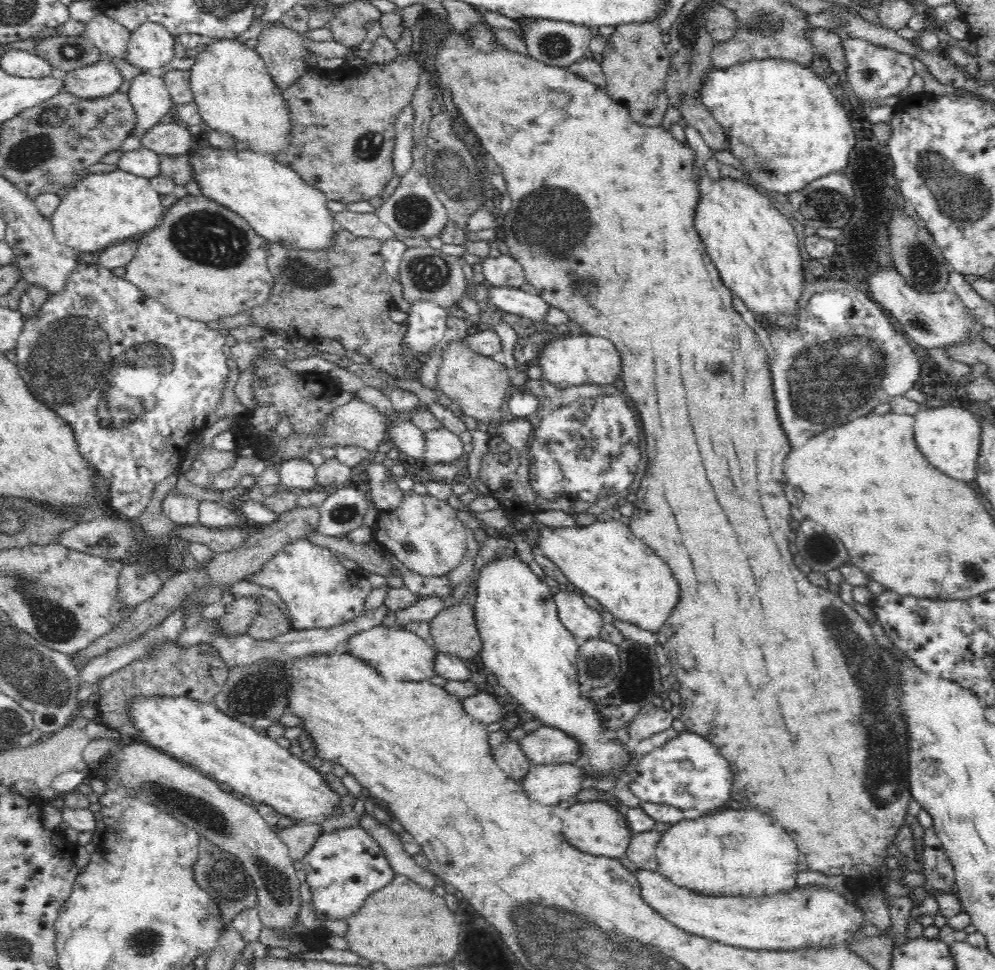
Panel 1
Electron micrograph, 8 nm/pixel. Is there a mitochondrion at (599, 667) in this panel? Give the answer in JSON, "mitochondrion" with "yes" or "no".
{"mitochondrion":"yes"}

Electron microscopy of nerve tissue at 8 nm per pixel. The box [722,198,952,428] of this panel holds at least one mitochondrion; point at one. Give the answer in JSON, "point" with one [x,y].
{"point":[923,265]}

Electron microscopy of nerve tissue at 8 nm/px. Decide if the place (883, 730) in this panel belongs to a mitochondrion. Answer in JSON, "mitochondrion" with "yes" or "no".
{"mitochondrion":"yes"}

